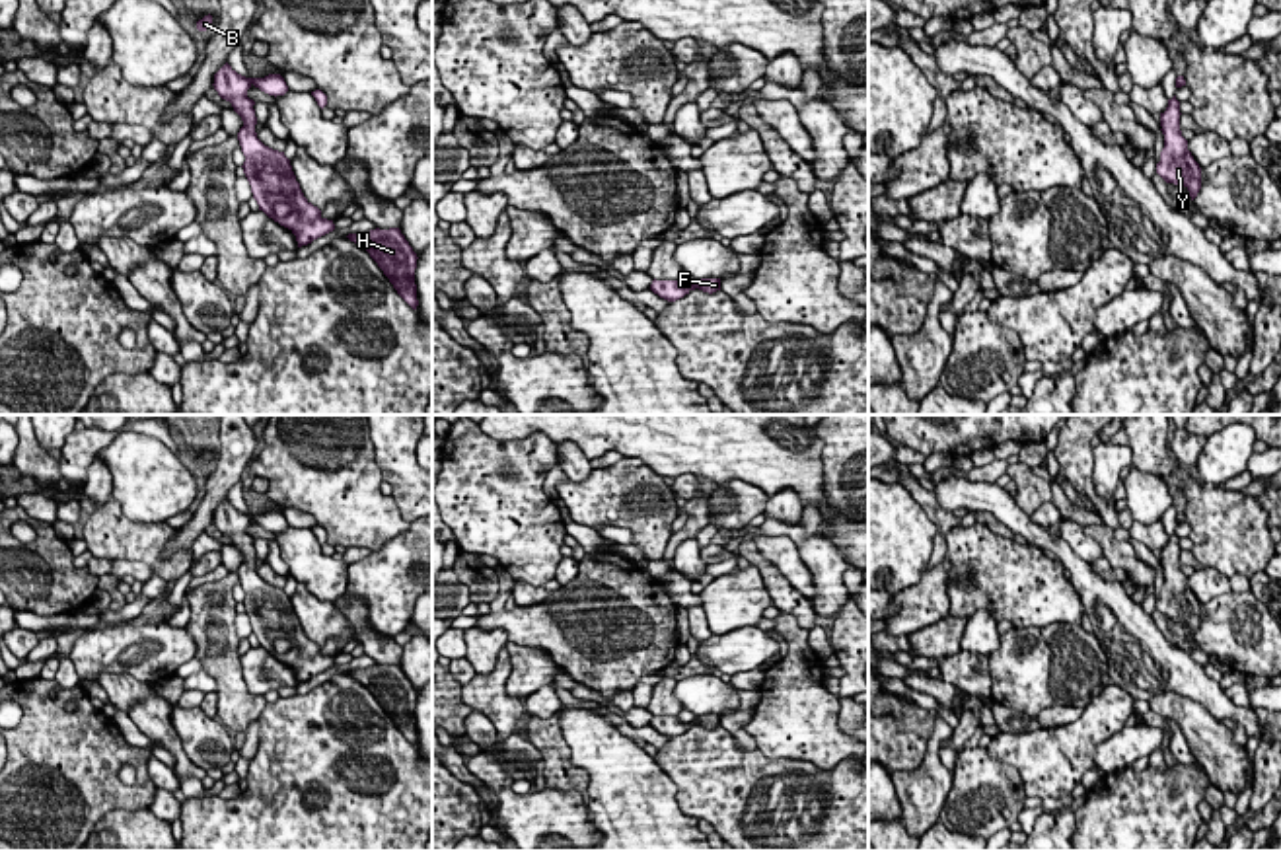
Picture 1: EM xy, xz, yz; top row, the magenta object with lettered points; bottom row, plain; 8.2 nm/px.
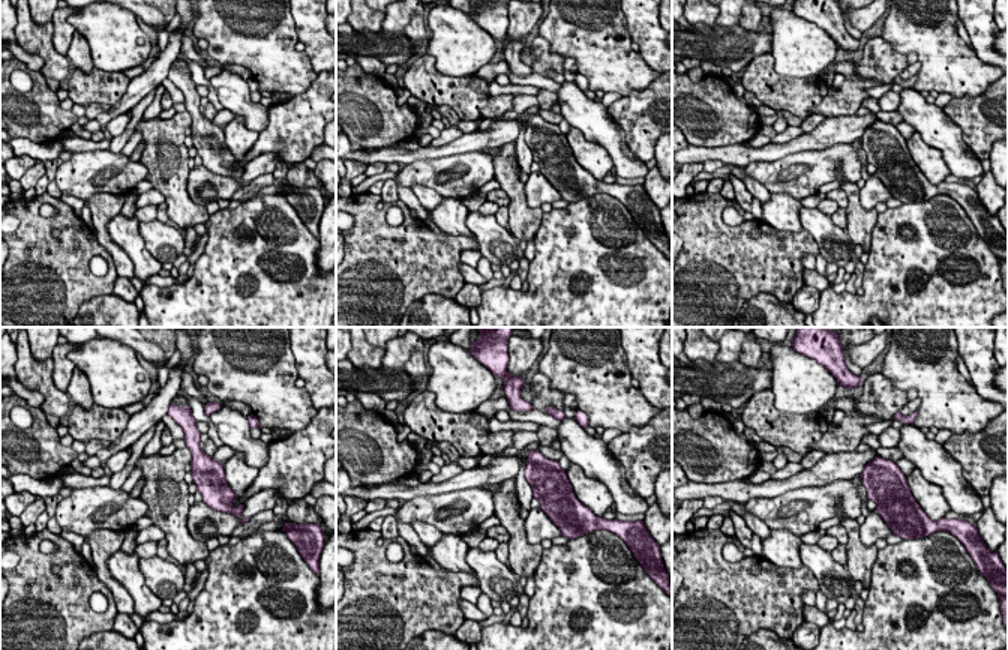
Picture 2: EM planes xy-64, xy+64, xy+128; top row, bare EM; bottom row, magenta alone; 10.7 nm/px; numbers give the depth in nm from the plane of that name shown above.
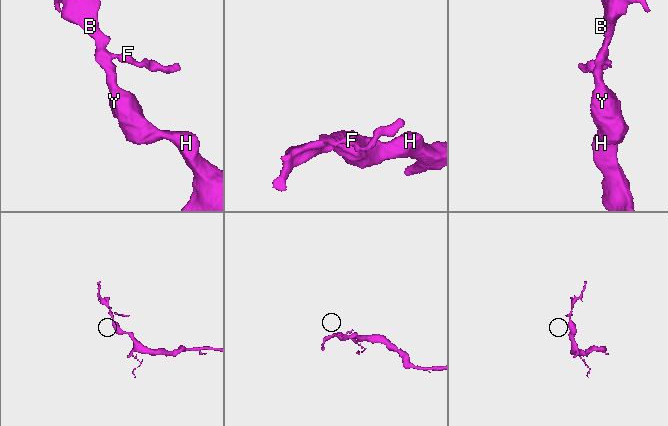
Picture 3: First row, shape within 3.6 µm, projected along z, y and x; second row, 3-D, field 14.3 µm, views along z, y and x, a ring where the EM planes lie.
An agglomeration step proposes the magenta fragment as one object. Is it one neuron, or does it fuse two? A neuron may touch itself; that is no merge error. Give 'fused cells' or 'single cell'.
single cell

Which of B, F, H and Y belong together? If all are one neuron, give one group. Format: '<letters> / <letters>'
B F H Y

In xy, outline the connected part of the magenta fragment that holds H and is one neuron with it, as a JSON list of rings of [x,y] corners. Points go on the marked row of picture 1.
[[[376,228],[370,232],[348,234],[347,238],[370,253],[370,257],[389,278],[397,294],[413,310],[417,310],[419,300],[417,300],[415,269],[419,257],[405,240],[405,236],[401,234],[401,230]]]

